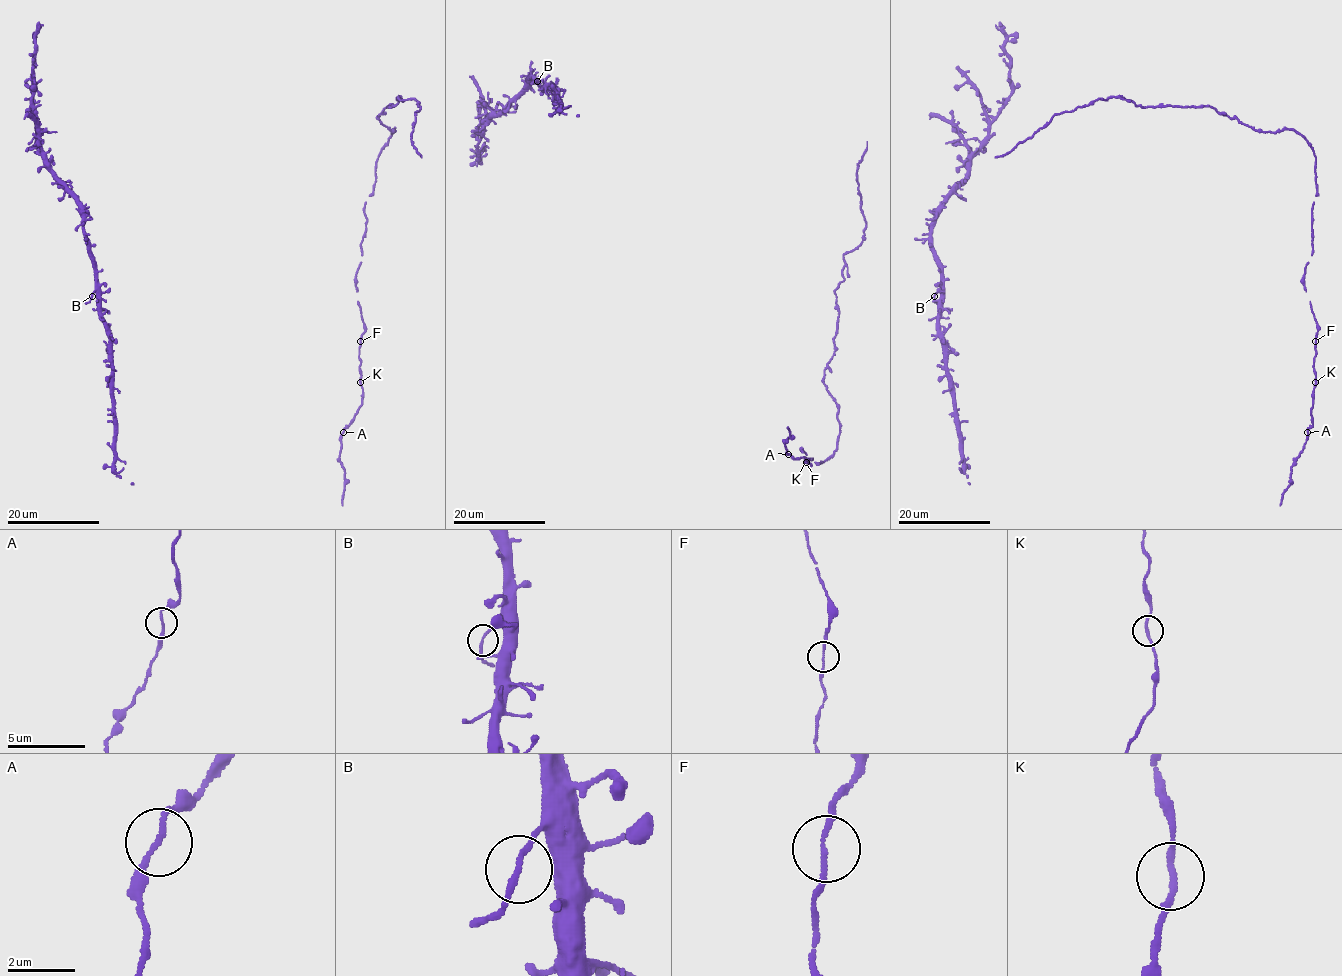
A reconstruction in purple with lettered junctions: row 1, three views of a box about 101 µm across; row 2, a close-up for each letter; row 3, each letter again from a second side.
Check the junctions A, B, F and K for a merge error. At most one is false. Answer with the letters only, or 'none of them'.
none of them

